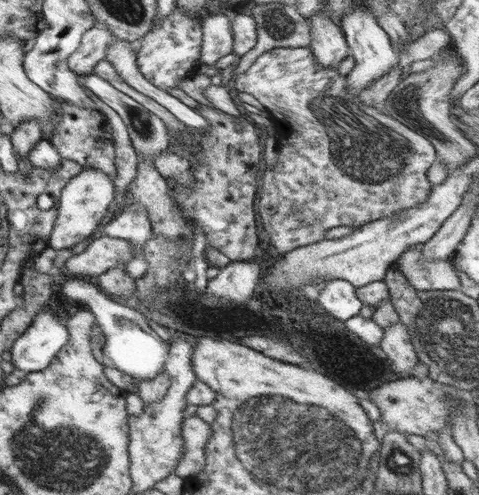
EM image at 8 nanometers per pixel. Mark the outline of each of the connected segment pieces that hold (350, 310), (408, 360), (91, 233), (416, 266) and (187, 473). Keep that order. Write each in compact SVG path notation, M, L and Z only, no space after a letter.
M342 279L325 282L317 302L335 319L342 321L358 315L363 305L356 295L356 287Z
M399 320L382 331L384 331L384 338L380 342L380 347L392 362L394 374L398 376L398 379L410 377L410 372L416 368L419 359L406 326Z
M83 168L80 174L70 178L58 200L60 203L58 216L56 216L51 236L48 239L48 247L56 251L64 250L64 248L77 246L86 238L95 237L101 230L108 208L114 202L115 194L112 176L104 174L102 170Z
M423 243L412 245L396 260L398 268L416 290L460 289L460 279L447 259L424 259Z
M192 415L184 418L182 431L185 441L185 456L179 463L176 475L189 479L205 468L205 449L212 439L213 429L198 415Z

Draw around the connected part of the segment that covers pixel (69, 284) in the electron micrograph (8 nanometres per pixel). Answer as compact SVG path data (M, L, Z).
M80 276L66 277L62 281L62 292L72 298L85 302L88 310L94 313L98 326L104 334L102 353L105 360L116 369L132 375L134 382L152 379L165 371L165 362L170 354L170 347L148 324L147 317L134 308L126 307L100 292L94 283L80 279Z

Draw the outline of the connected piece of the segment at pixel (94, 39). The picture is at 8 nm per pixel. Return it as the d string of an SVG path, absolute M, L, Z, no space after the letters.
M93 27L80 38L80 46L74 54L68 56L68 67L81 75L92 74L94 66L108 56L108 44L112 42L112 33L105 28Z

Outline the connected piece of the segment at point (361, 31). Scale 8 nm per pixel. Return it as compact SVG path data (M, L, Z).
M360 3L355 4L354 11L343 17L342 32L346 43L351 48L350 54L354 57L355 65L347 74L345 90L358 97L362 90L374 84L376 80L392 72L394 66L398 66L398 51L390 45L390 36L379 26L379 23L368 7L362 7Z

